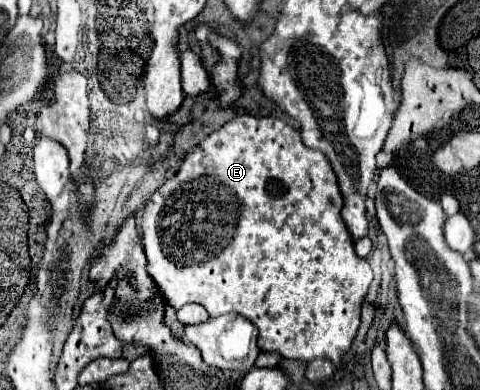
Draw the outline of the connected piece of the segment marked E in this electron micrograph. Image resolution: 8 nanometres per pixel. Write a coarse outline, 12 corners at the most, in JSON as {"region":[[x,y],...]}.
{"region":[[235,116],[141,214],[169,306],[339,362],[373,270],[323,152]]}

